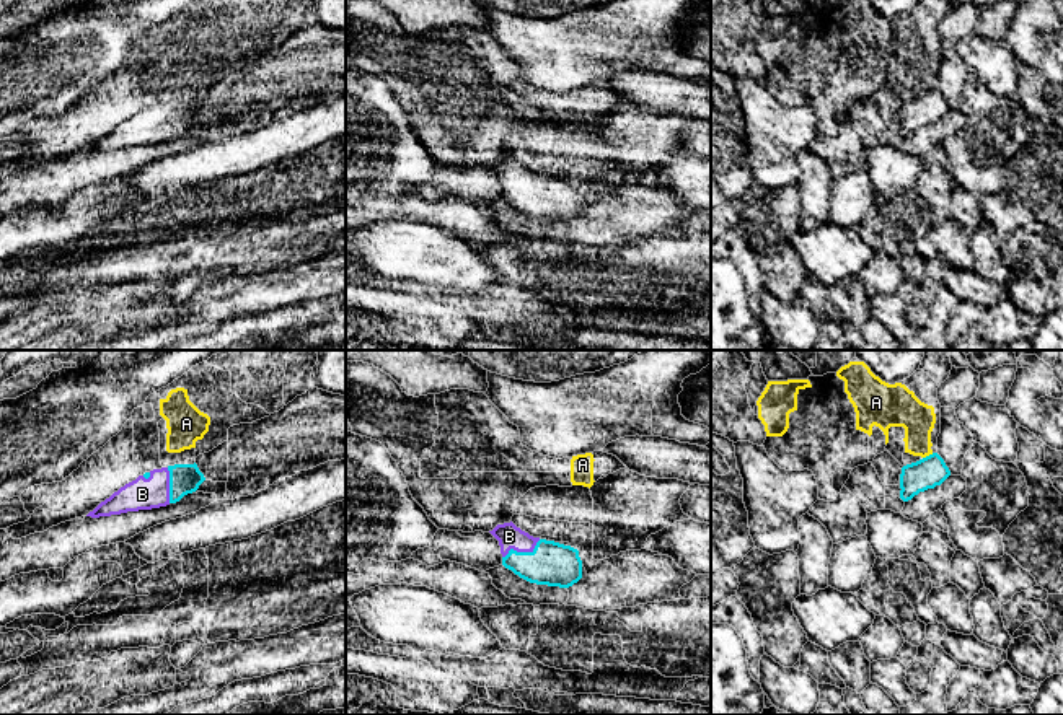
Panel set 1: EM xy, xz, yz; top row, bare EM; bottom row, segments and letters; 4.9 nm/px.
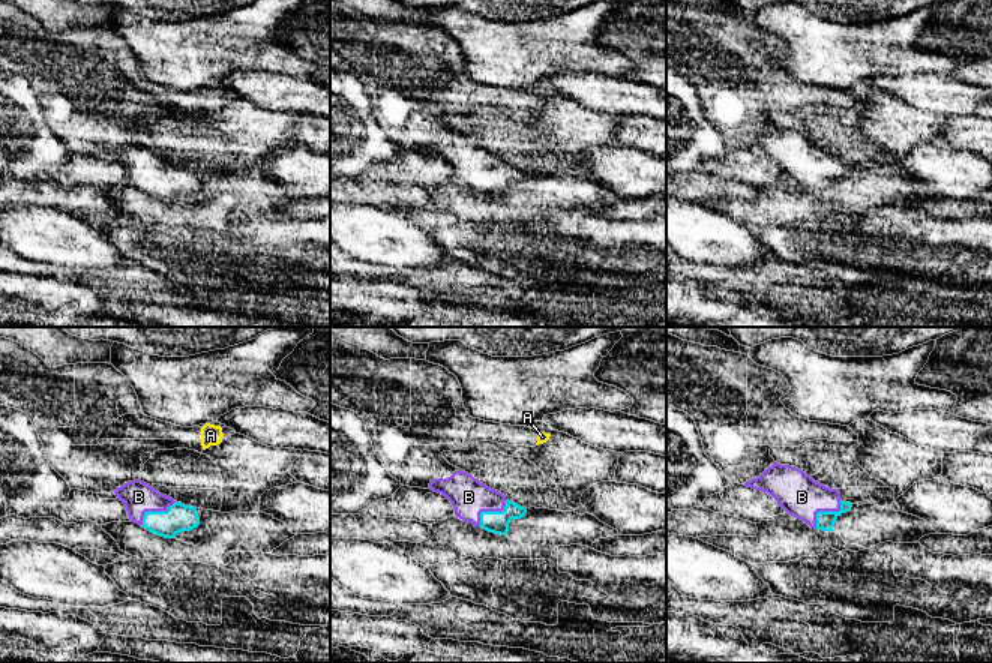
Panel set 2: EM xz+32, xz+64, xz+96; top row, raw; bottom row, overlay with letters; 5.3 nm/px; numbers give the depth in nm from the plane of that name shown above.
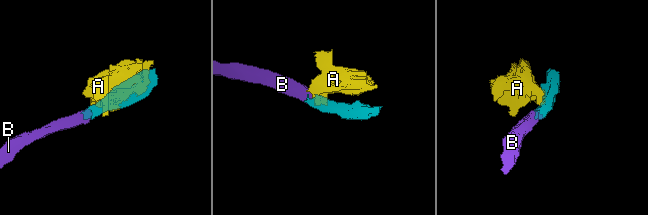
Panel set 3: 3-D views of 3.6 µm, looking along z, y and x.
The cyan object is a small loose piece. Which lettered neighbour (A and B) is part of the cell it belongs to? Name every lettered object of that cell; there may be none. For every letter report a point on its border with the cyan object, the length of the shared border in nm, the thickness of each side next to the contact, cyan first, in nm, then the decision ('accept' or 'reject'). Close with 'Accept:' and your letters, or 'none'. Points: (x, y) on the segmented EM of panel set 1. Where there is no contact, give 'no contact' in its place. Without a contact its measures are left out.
A: contact yz (930, 455); length 60 nm; calibres 150 and 170 nm; reject
B: contact xz (522, 552); length 220 nm; calibres 220 and 120 nm; accept
Accept: B

